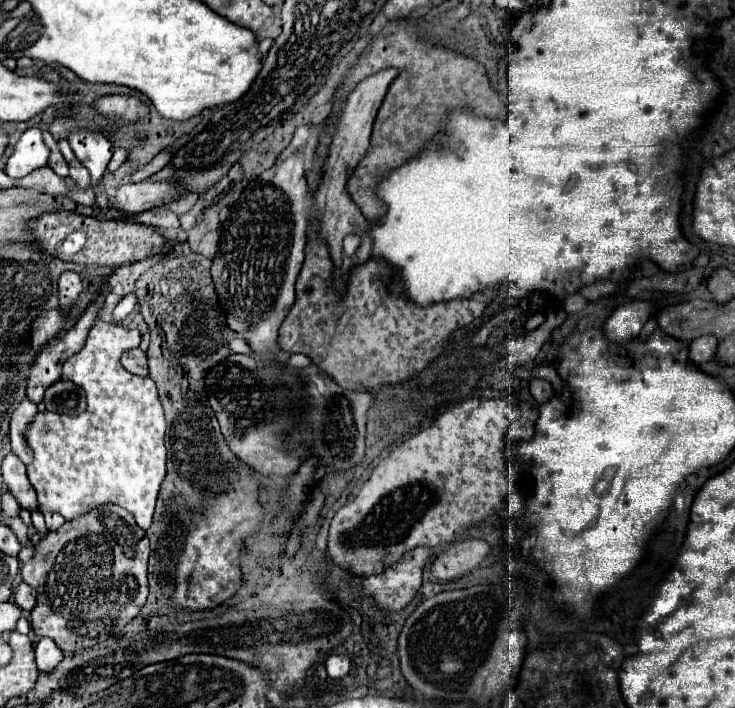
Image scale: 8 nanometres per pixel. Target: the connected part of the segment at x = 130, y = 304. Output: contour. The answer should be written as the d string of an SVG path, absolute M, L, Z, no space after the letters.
M130 292L130 294L126 294L122 300L120 300L120 304L116 306L116 310L114 310L114 316L116 316L116 320L118 322L122 322L132 310L134 310L134 306L136 306L136 302L138 302L138 298L136 298L136 292Z

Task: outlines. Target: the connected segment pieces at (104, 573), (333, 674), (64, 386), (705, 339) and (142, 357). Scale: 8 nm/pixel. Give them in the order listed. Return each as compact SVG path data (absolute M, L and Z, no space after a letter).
M114 504L96 506L74 520L66 520L58 530L48 532L34 546L32 560L22 566L24 582L38 592L36 606L30 616L34 634L40 638L52 638L60 650L74 652L122 632L148 598L148 544L146 532L136 528L134 518Z
M332 654L328 656L326 660L326 672L332 680L340 680L348 674L350 670L350 660L346 656L340 656L340 654Z
M58 380L46 390L44 406L58 414L82 414L86 410L86 398L76 384Z
M702 336L694 339L688 346L688 354L694 362L710 362L714 359L718 341L714 336Z
M140 348L128 350L122 356L122 366L132 372L132 374L140 374L140 376L148 376L148 358L146 352L142 352Z

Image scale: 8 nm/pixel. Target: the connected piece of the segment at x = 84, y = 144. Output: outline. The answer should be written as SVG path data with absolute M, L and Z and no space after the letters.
M78 126L76 130L70 132L68 142L76 154L76 158L88 168L90 172L90 184L86 188L78 186L70 176L64 178L66 190L78 192L78 190L94 190L94 186L100 184L106 166L112 158L112 142L98 132L94 126Z

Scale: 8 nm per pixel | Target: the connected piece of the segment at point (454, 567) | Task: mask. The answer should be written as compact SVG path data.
M464 540L450 544L432 564L432 574L440 581L450 581L480 566L490 552L484 540Z

